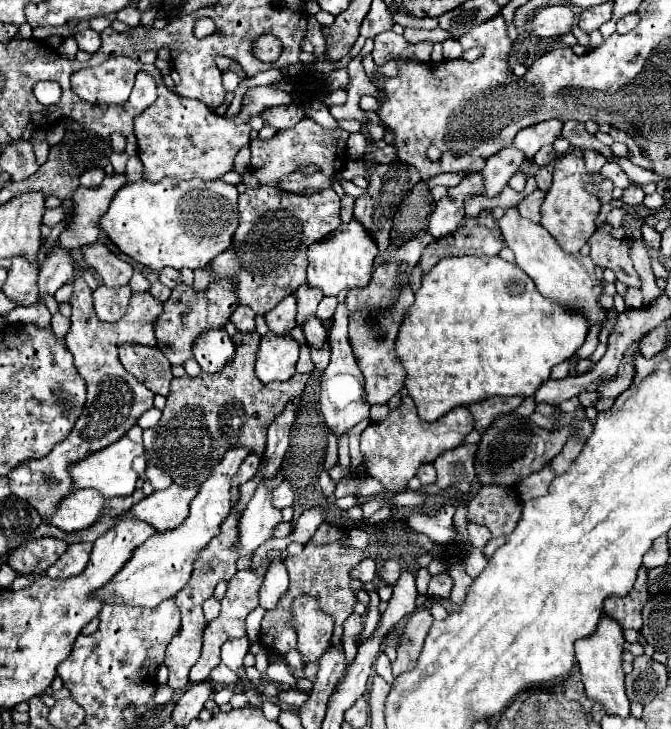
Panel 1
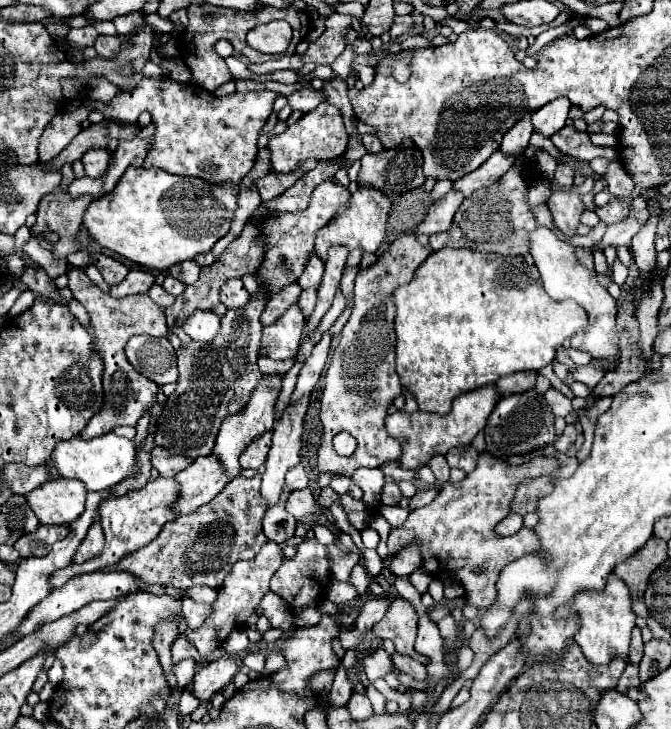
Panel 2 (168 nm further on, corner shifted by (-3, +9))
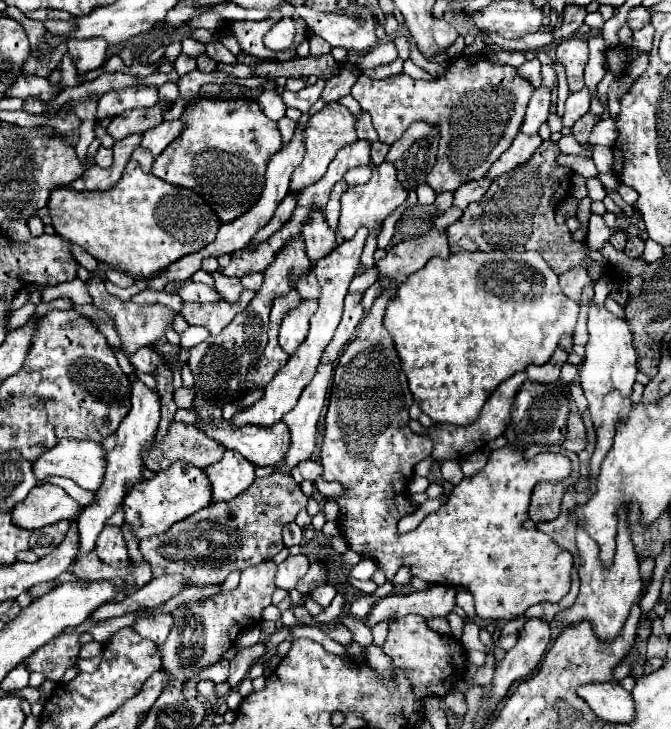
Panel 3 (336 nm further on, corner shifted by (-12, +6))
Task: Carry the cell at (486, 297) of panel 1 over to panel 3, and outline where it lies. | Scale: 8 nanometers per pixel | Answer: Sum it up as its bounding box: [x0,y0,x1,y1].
[384,251,578,425]

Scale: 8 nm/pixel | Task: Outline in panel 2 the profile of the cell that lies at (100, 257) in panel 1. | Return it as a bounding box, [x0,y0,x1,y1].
[91,252,129,286]

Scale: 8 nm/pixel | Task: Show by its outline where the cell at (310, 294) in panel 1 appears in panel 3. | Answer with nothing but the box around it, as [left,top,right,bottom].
[302,209,334,259]

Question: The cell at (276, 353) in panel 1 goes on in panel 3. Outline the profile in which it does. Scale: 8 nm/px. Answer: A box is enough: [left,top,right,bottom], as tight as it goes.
[280,301,318,355]

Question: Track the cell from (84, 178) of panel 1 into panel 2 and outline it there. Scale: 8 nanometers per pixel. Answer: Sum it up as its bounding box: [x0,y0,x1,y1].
[81,150,111,178]

